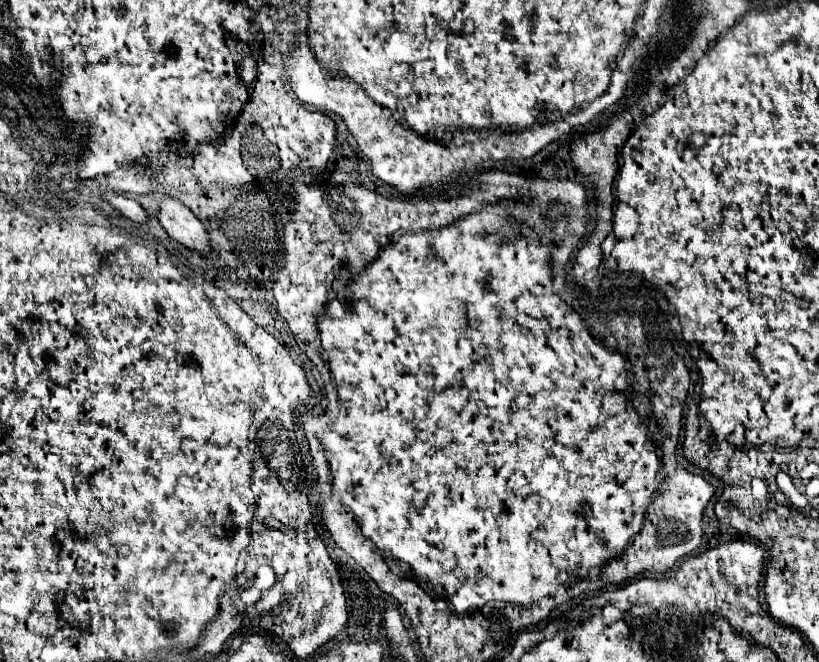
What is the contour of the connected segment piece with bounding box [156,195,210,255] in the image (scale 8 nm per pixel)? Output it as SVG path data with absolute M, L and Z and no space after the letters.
M160 195L156 197L156 203L160 207L158 221L174 241L186 245L188 249L196 249L202 255L210 253L210 241L204 225L180 199Z

